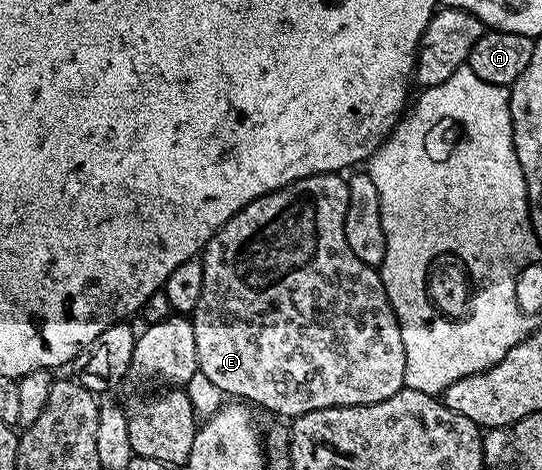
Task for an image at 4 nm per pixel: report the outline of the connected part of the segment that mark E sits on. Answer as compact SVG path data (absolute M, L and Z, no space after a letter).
M339 173L300 178L297 182L272 190L246 204L234 217L226 220L219 232L204 245L202 296L198 300L198 308L192 310L190 317L194 328L194 345L198 348L199 371L205 373L207 379L216 384L224 396L233 394L233 399L243 400L253 407L265 406L273 416L279 416L284 410L300 410L305 414L322 408L369 406L390 400L390 396L405 389L406 348L402 344L400 325L386 296L379 269L362 264L362 260L350 252L350 244L346 244L344 221L347 203L348 183Z

